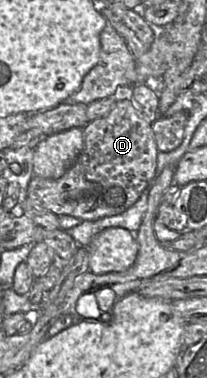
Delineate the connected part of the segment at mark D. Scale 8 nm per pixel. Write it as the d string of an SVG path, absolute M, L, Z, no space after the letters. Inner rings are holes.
M120 93L120 100L106 116L84 127L84 148L74 164L58 179L33 176L27 188L26 199L56 215L70 215L83 220L97 220L123 213L139 199L155 177L159 150L152 124L134 100Z

